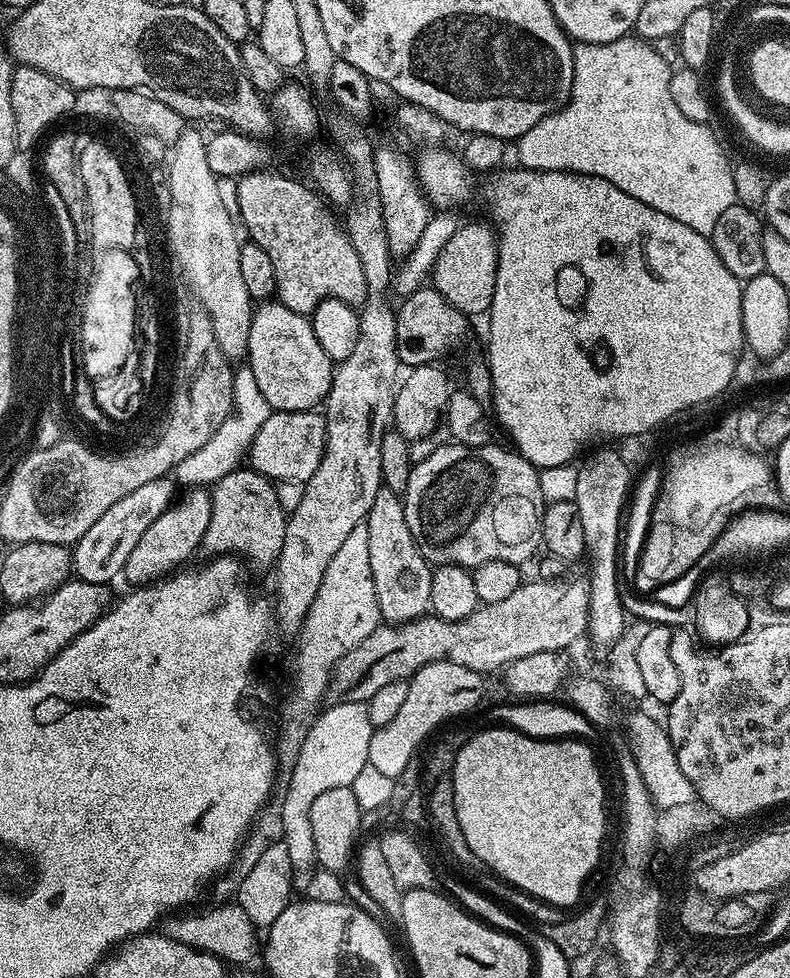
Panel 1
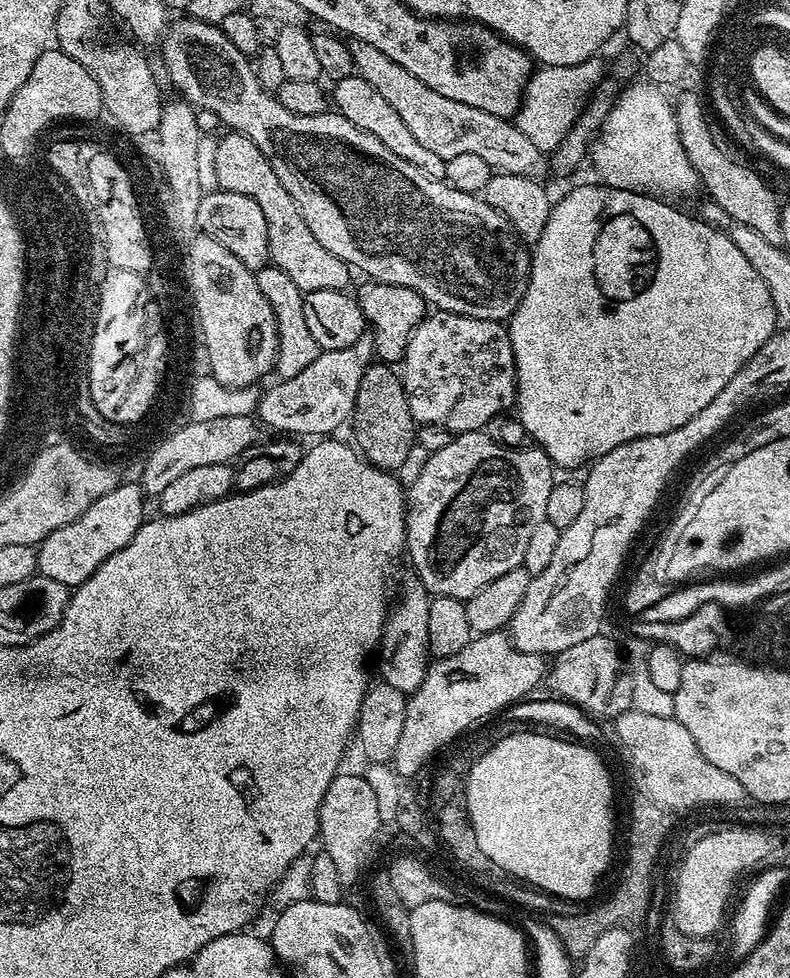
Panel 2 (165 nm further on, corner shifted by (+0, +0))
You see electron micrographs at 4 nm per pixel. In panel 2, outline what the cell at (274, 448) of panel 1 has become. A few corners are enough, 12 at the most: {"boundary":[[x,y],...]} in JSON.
{"boundary":[[252,416],[185,422],[142,479],[159,497],[197,466],[232,464],[257,439]]}

